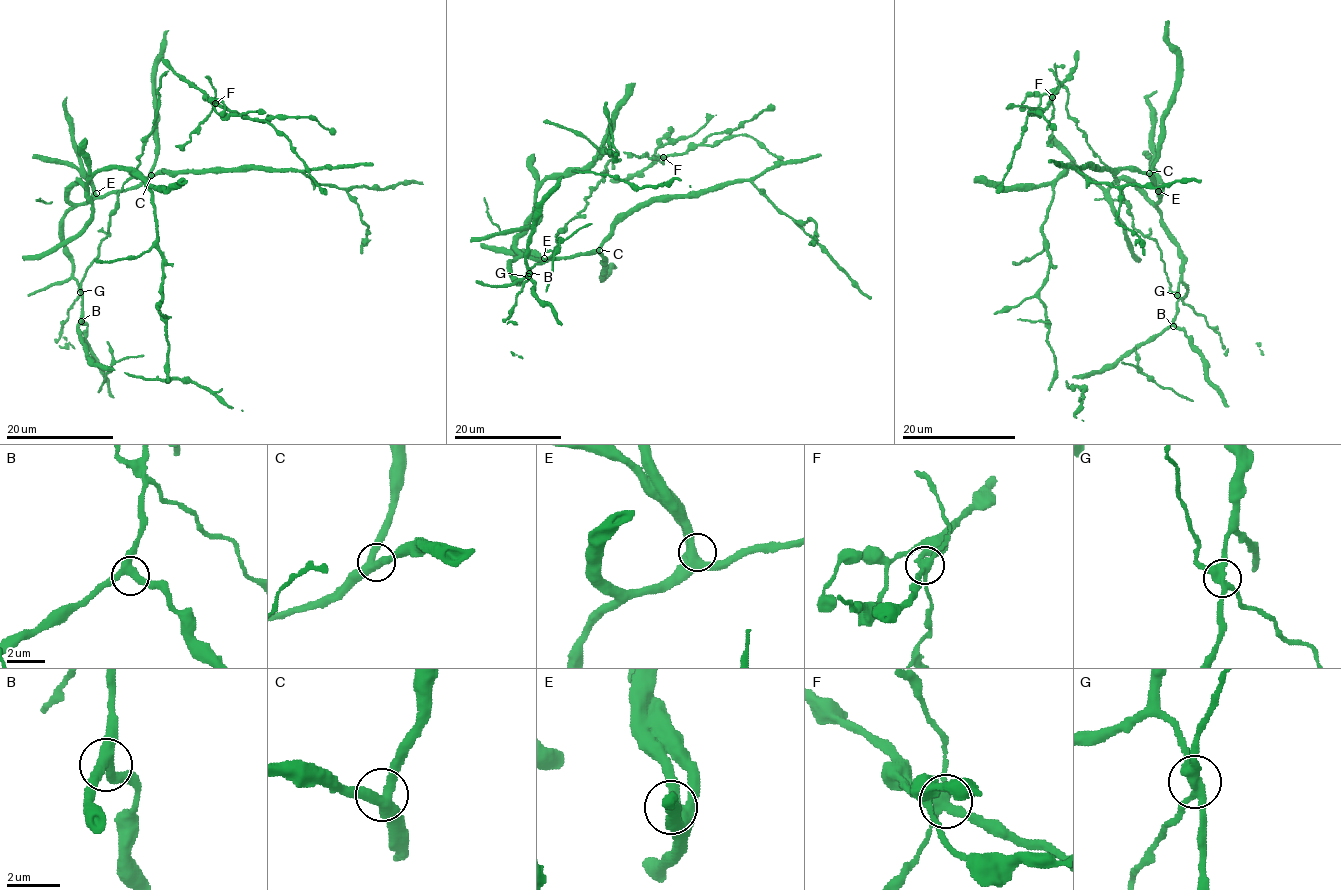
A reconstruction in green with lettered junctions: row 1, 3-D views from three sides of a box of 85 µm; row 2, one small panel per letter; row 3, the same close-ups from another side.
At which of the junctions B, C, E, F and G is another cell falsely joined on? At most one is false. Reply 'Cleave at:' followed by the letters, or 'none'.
Cleave at: G

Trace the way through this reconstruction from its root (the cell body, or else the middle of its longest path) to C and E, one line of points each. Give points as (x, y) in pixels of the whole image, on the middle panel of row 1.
C: (526, 274), (521, 281), (514, 278), (510, 263), (519, 257), (554, 259), (593, 254), (599, 250)
E: (526, 274), (521, 281), (514, 278), (510, 263), (519, 257), (544, 258)

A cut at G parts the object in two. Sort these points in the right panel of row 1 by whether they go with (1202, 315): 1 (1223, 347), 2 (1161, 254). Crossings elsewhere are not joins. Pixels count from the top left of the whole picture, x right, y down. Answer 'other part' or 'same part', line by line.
1: same part
2: same part

